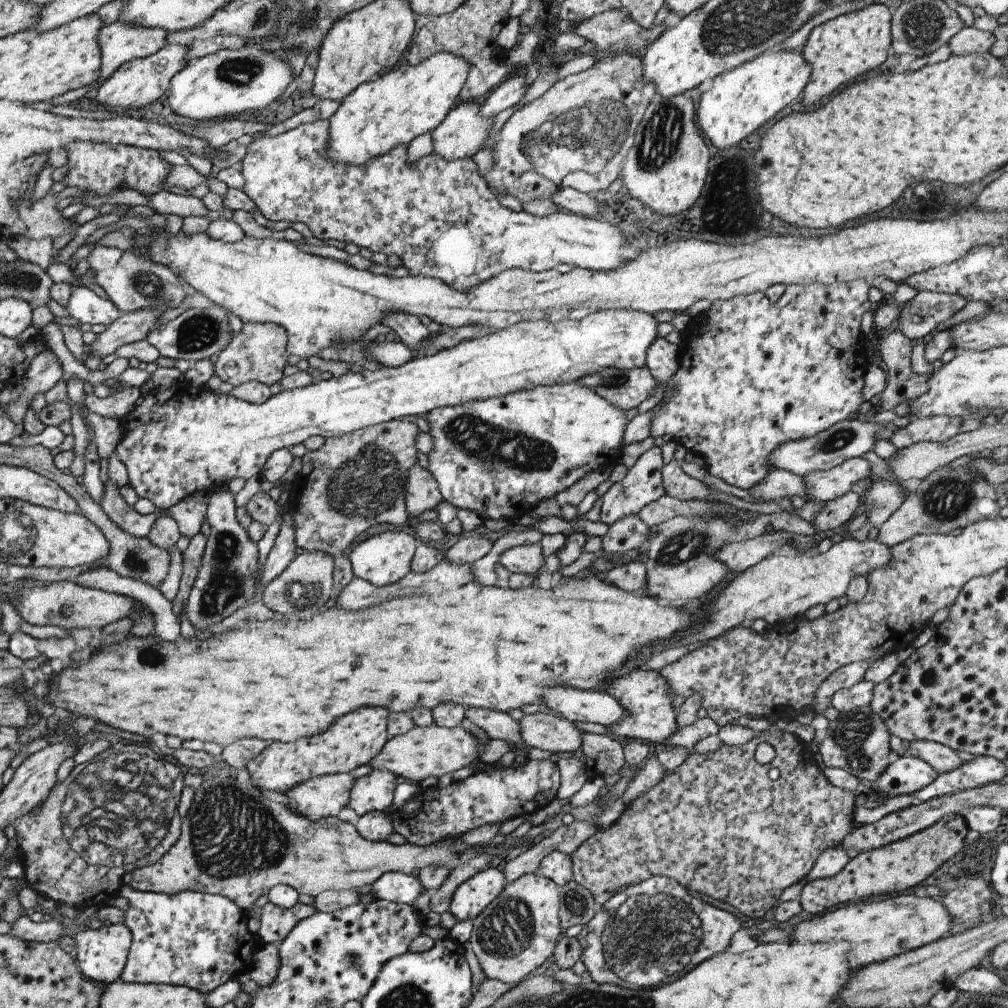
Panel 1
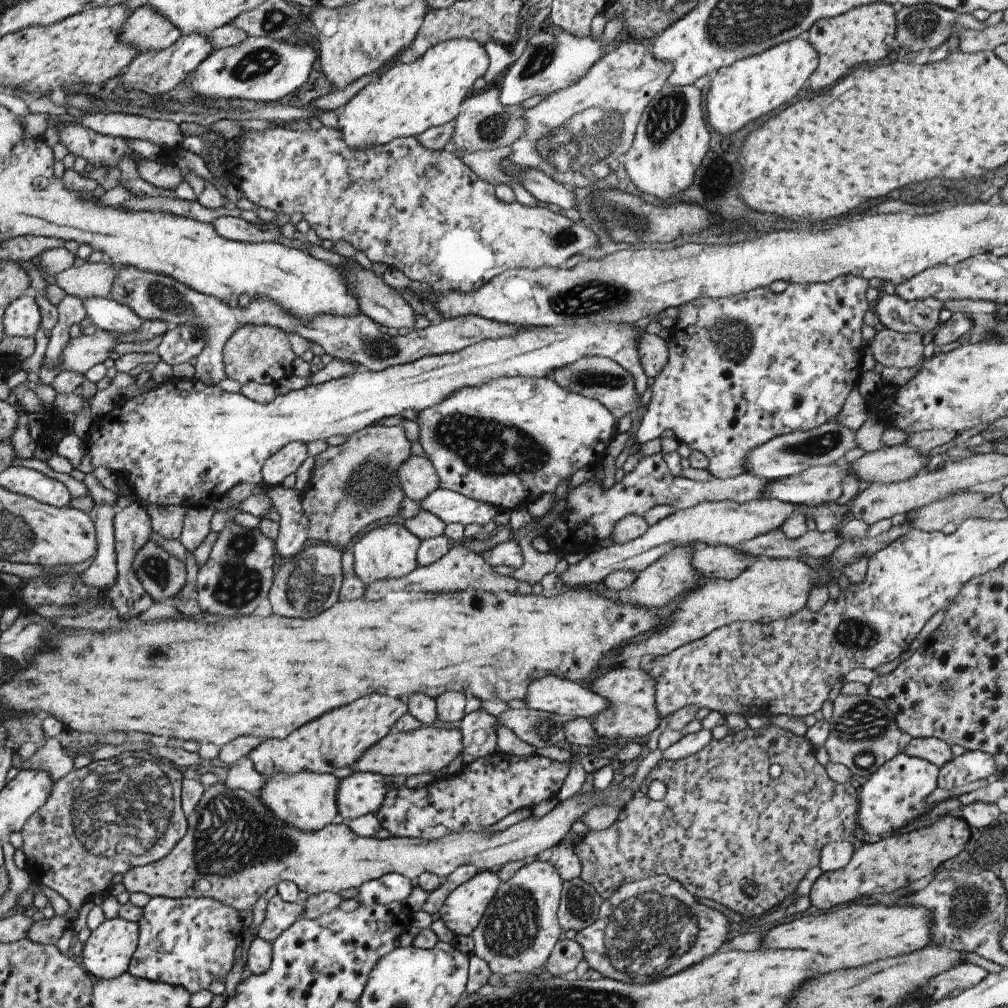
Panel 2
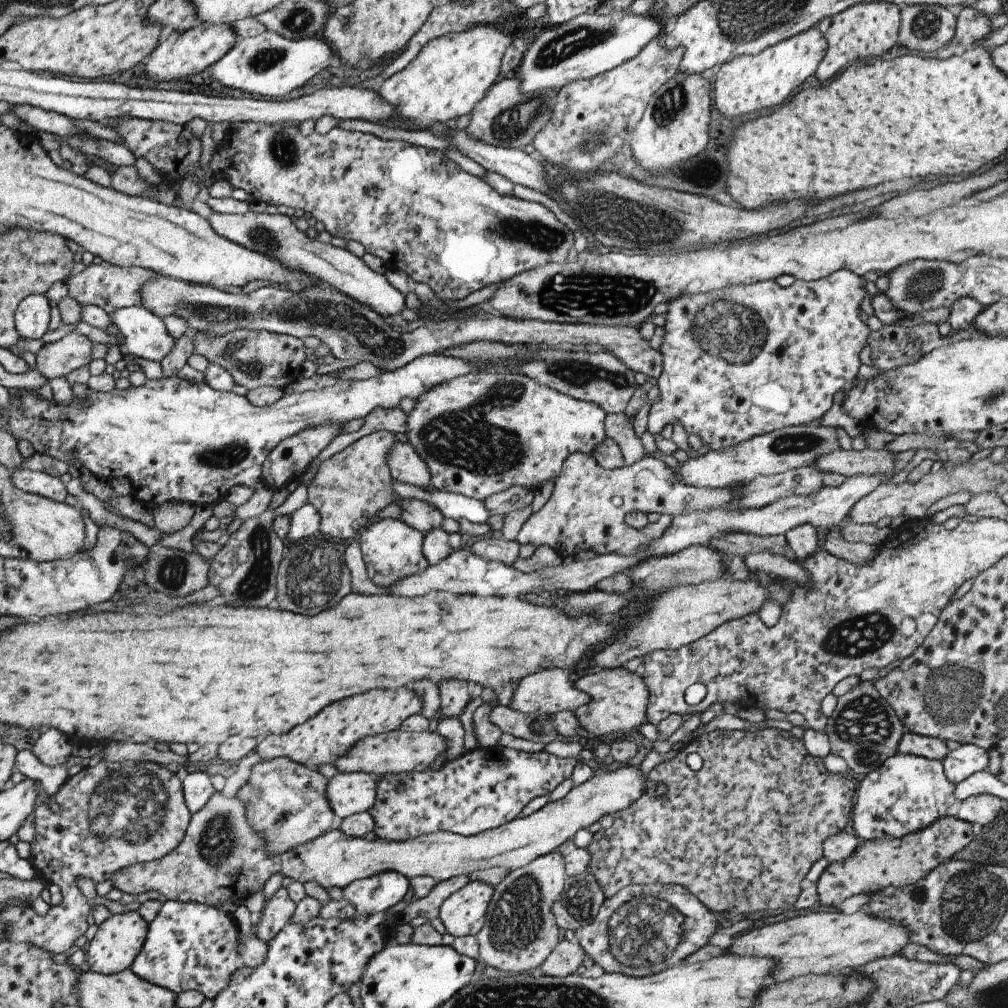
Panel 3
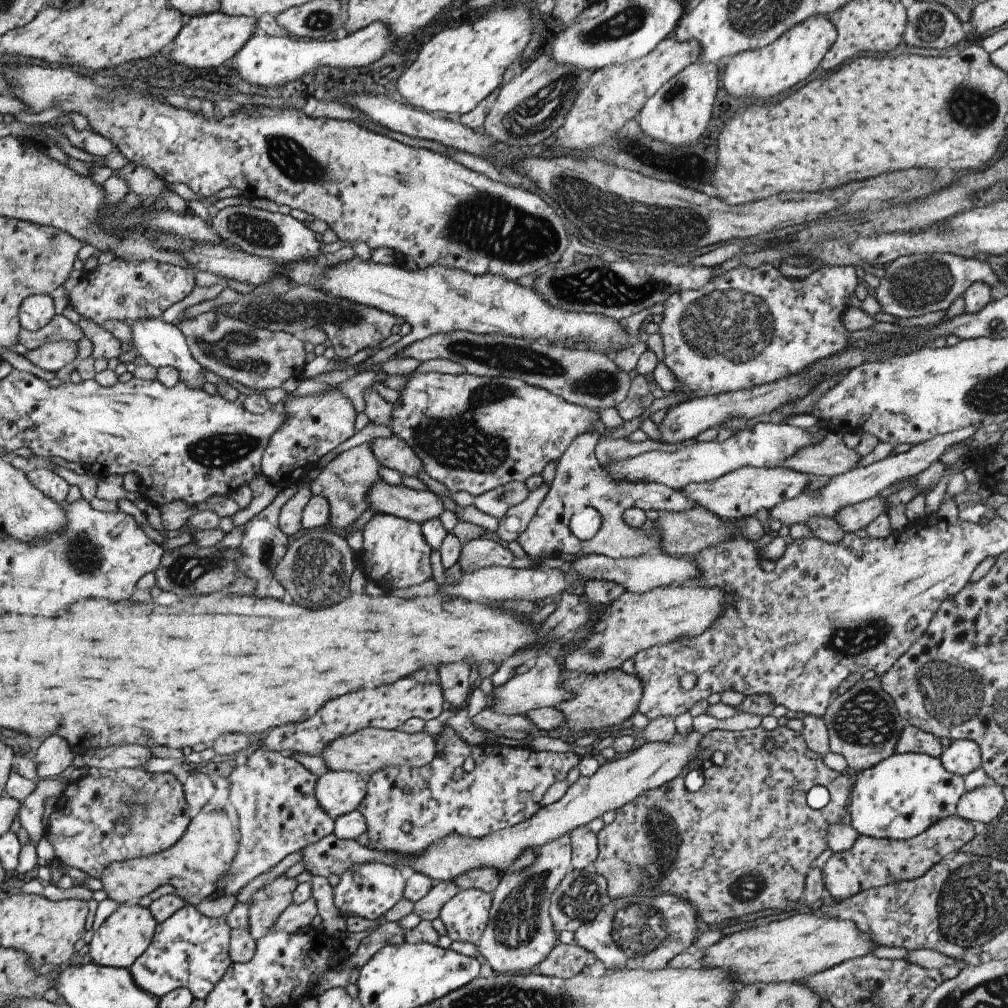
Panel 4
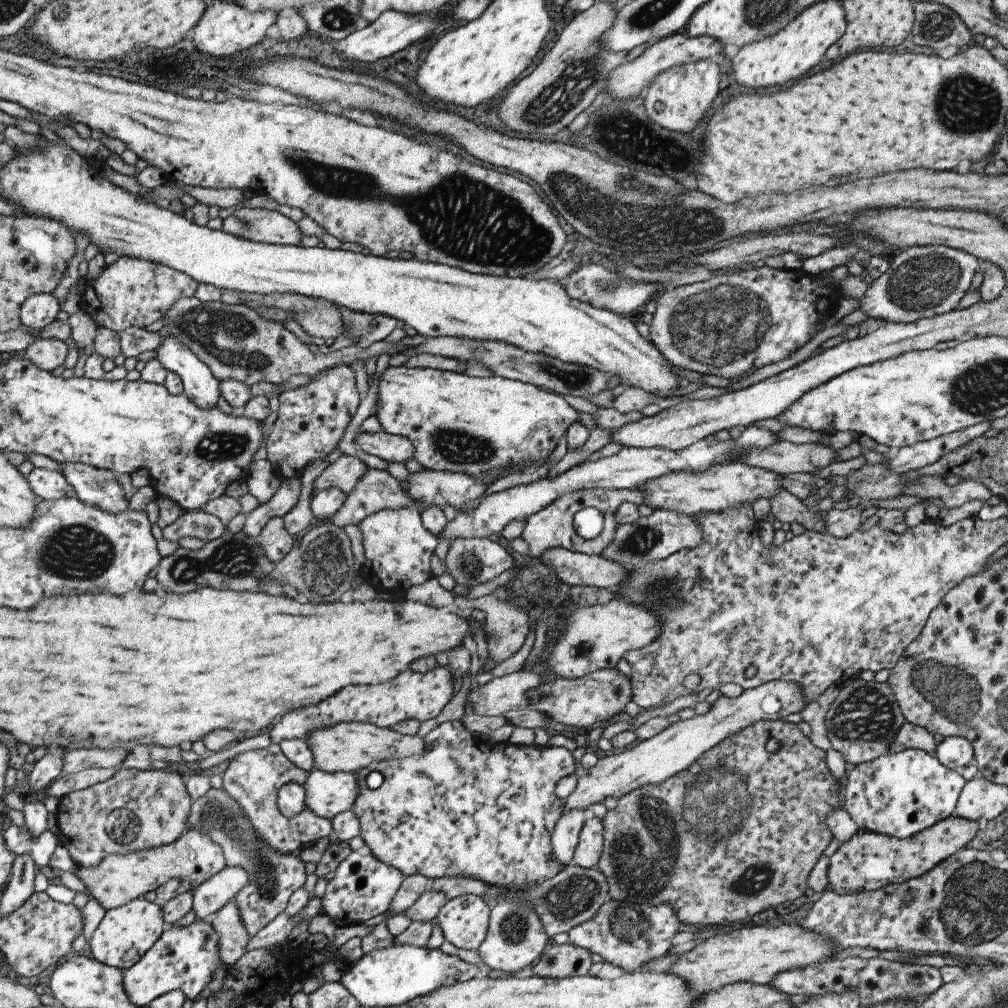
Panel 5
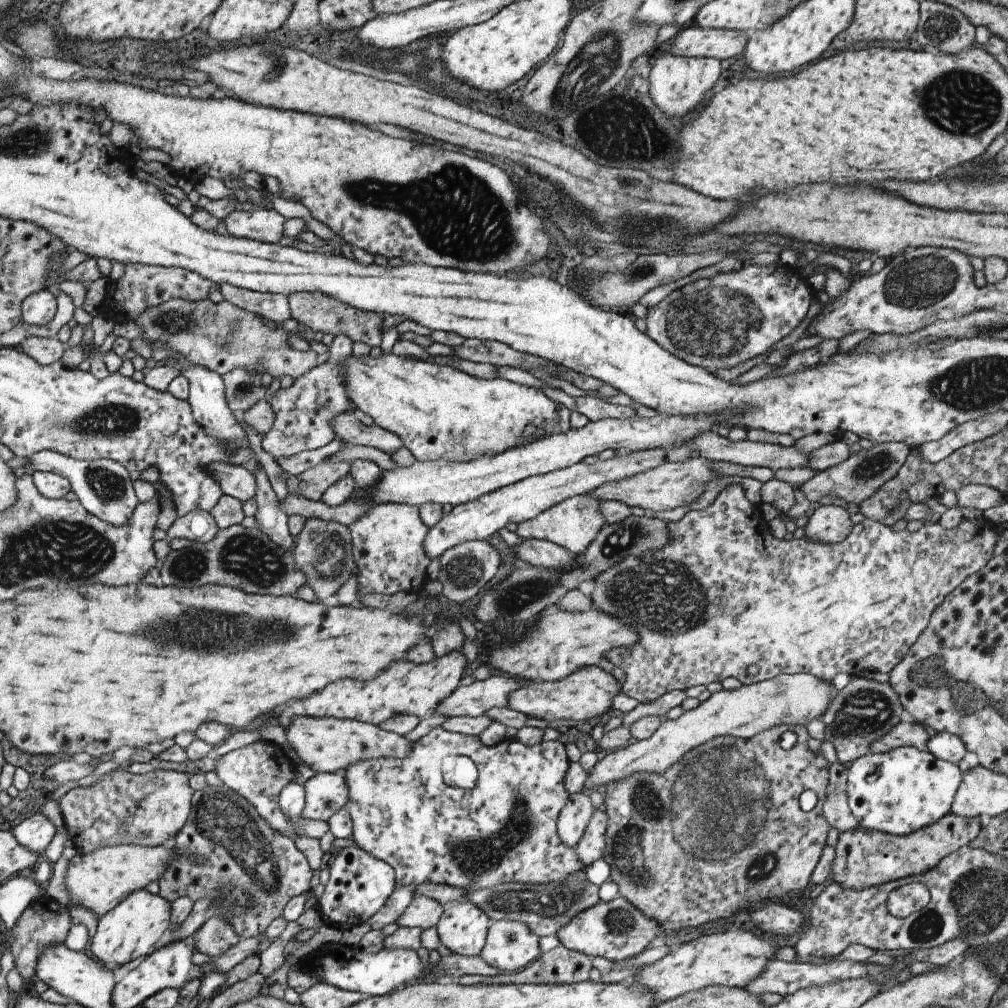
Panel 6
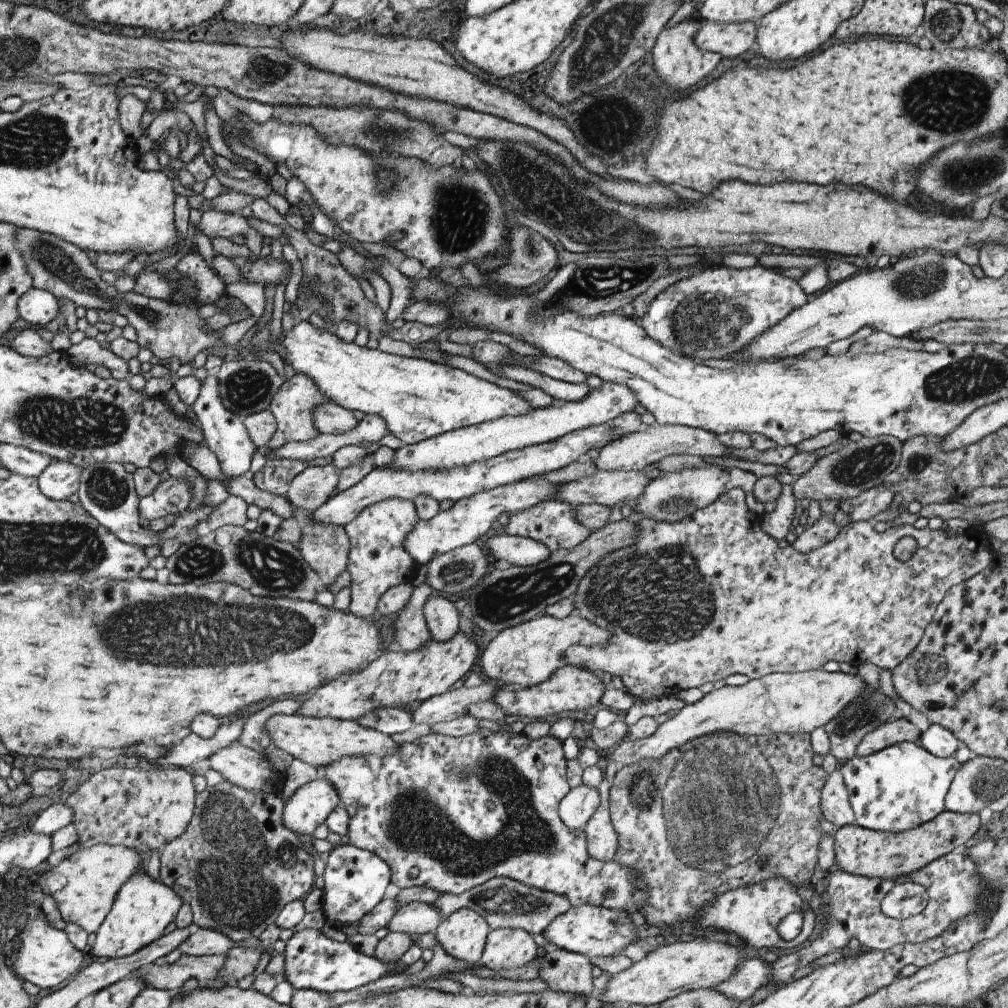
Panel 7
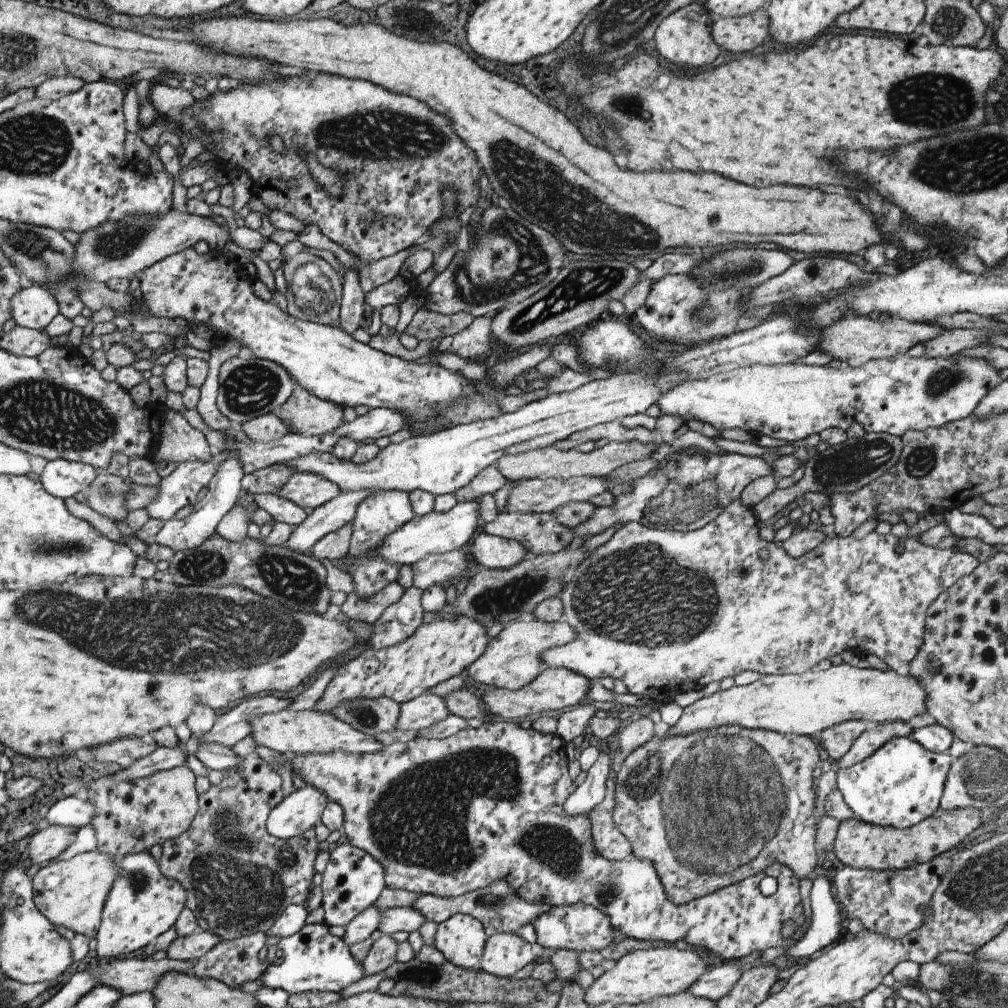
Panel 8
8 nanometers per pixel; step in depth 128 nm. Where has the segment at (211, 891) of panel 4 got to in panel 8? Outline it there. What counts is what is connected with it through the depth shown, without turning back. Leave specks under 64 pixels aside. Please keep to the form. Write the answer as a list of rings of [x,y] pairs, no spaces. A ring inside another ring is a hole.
[[[98,850],[77,854],[70,860],[52,861],[33,877],[33,901],[55,927],[64,926],[90,940],[96,938],[108,891],[118,875],[116,860]]]

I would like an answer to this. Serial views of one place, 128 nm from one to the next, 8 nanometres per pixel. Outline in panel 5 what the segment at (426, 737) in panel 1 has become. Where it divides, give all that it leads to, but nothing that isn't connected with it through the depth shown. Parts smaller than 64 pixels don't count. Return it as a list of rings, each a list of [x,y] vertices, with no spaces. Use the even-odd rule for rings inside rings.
[[[364,721],[338,723],[333,727],[322,727],[312,731],[305,742],[312,751],[313,769],[327,773],[355,773],[370,766],[374,761],[402,760],[412,755],[421,755],[426,748],[422,738],[416,735],[401,735],[392,728],[379,727]]]

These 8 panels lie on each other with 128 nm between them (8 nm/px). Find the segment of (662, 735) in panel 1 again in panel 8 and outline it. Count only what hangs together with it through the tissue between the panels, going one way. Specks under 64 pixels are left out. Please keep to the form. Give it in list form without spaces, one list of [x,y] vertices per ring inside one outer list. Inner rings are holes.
[[[546,666],[532,682],[519,689],[503,689],[500,687],[490,688],[486,692],[477,691],[478,698],[483,703],[483,710],[488,716],[497,717],[506,721],[520,721],[525,717],[536,716],[540,712],[552,712],[552,710],[567,710],[587,699],[588,689],[592,680],[585,676],[572,672],[570,669],[560,667],[552,668]]]

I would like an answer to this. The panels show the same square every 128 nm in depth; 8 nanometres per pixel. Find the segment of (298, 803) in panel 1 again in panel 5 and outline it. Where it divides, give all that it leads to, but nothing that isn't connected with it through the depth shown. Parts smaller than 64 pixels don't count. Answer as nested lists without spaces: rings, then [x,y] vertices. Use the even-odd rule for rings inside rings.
[[[271,743],[268,747],[238,753],[229,761],[224,774],[223,789],[243,808],[245,815],[255,828],[262,843],[281,853],[298,854],[310,846],[319,846],[320,838],[333,838],[333,826],[330,819],[316,816],[308,807],[295,816],[286,818],[277,808],[277,792],[283,784],[305,783],[309,772],[296,767],[286,758],[279,744]],[[228,867],[217,872],[193,890],[194,918],[203,921],[232,900],[247,883],[249,875],[242,867]]]

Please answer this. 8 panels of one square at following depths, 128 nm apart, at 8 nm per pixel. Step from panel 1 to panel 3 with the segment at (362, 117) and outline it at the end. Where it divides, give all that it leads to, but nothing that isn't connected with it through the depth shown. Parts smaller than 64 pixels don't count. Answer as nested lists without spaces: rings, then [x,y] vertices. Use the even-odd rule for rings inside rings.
[[[481,24],[431,40],[406,68],[389,76],[376,91],[395,108],[399,116],[392,125],[386,126],[429,130],[434,123],[448,122],[470,113],[475,104],[496,84],[502,56],[515,38],[502,27]]]

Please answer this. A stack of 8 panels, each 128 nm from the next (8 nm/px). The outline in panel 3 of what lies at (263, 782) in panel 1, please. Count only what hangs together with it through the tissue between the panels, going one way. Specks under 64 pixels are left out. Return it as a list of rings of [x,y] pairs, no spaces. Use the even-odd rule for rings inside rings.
[[[408,688],[370,690],[366,694],[350,696],[326,706],[322,712],[318,712],[318,716],[310,718],[302,726],[296,726],[292,732],[286,732],[282,736],[270,734],[264,742],[256,746],[255,750],[261,761],[283,758],[294,760],[294,764],[302,764],[304,768],[333,764],[338,758],[346,755],[346,752],[350,752],[354,744],[358,744],[368,736],[398,730],[406,718],[420,712],[422,712],[422,700],[420,696],[414,696],[414,692]]]

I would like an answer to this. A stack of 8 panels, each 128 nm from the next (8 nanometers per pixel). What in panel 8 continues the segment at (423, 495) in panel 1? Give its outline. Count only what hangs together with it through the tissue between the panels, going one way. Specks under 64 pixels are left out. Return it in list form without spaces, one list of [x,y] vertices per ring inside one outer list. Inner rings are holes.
[[[295,384],[292,396],[275,413],[290,433],[313,437],[332,433],[342,426],[343,409]]]

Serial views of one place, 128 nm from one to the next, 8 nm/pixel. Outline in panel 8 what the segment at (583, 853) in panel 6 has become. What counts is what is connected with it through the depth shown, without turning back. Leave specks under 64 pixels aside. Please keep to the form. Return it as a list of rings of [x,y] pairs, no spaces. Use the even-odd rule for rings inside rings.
[[[610,772],[606,781],[604,800],[597,804],[588,814],[591,820],[591,833],[596,850],[608,860],[623,861],[633,856],[630,841],[615,825],[613,812],[615,809],[615,773]]]

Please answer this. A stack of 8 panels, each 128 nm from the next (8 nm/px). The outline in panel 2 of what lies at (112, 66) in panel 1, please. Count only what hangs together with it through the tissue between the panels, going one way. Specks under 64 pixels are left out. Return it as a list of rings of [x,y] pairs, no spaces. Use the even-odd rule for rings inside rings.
[[[146,4],[126,18],[118,40],[122,40],[126,46],[134,46],[139,55],[142,52],[169,48],[181,36],[182,32],[170,24],[170,20]]]

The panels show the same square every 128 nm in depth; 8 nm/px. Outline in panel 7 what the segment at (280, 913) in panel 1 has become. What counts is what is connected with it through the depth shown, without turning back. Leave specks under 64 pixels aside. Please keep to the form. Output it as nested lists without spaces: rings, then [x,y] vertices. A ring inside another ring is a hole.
[[[226,781],[196,794],[195,812],[186,832],[162,850],[160,882],[192,906],[193,923],[199,928],[220,930],[236,942],[260,937],[270,924],[276,923],[286,904],[304,900],[314,890],[316,857],[304,850],[297,833],[282,824],[283,806],[280,789],[258,796]]]

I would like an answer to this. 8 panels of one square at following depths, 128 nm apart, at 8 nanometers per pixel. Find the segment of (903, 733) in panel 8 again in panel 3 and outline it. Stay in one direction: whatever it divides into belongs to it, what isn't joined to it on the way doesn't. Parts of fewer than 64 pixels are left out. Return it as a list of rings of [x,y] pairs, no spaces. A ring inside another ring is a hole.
[[[906,731],[897,752],[942,762],[948,756],[949,749],[946,742],[940,738],[920,736]]]

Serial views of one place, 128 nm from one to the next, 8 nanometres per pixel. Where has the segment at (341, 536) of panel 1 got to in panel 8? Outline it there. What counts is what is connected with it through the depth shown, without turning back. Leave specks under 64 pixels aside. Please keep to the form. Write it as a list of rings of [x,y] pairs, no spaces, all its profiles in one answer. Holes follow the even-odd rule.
[[[293,473],[287,483],[275,493],[283,499],[289,500],[302,508],[310,508],[314,510],[340,494],[339,486],[328,479],[315,475],[314,473]]]

